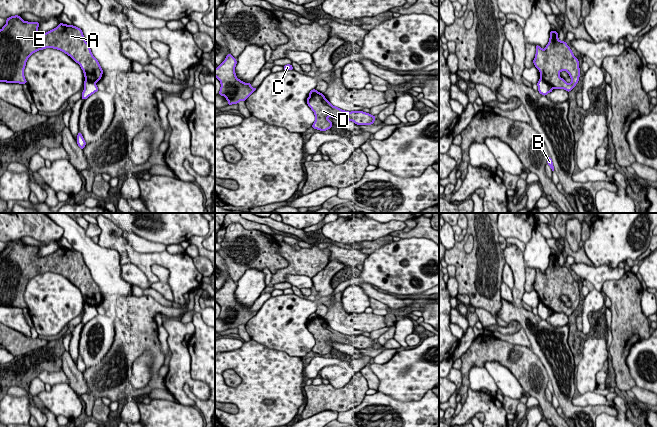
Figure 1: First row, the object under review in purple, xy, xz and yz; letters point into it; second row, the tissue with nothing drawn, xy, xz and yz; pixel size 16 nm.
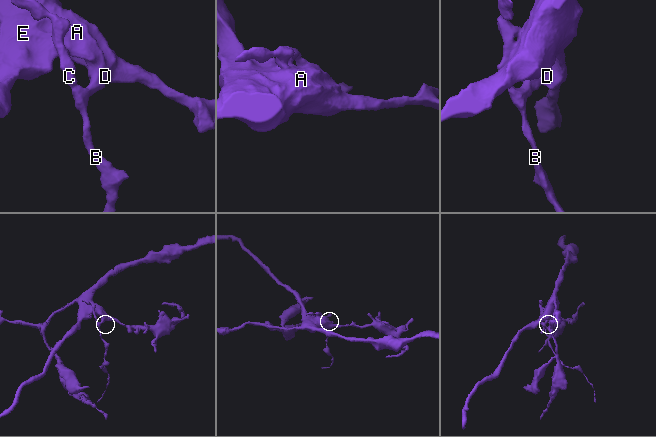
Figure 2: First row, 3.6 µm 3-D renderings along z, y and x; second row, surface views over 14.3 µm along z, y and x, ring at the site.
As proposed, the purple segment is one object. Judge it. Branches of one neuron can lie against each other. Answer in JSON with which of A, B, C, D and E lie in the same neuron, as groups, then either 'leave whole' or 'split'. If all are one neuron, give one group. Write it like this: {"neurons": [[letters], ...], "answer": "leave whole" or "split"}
{"neurons": [["A", "D", "E"], ["B", "C"]], "answer": "split"}

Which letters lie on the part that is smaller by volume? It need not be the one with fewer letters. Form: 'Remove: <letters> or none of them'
Remove: B, C

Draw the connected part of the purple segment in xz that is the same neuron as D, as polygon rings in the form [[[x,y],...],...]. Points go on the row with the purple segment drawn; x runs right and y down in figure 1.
[[[320,92],[309,96],[306,102],[315,115],[312,128],[320,131],[326,131],[332,127],[333,123],[327,119],[328,117],[349,120],[357,125],[372,125],[376,119],[376,116],[370,113],[363,111],[349,112],[333,106]]]

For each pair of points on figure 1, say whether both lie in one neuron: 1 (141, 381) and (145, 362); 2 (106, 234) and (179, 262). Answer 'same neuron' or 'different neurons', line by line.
1: same neuron
2: same neuron

